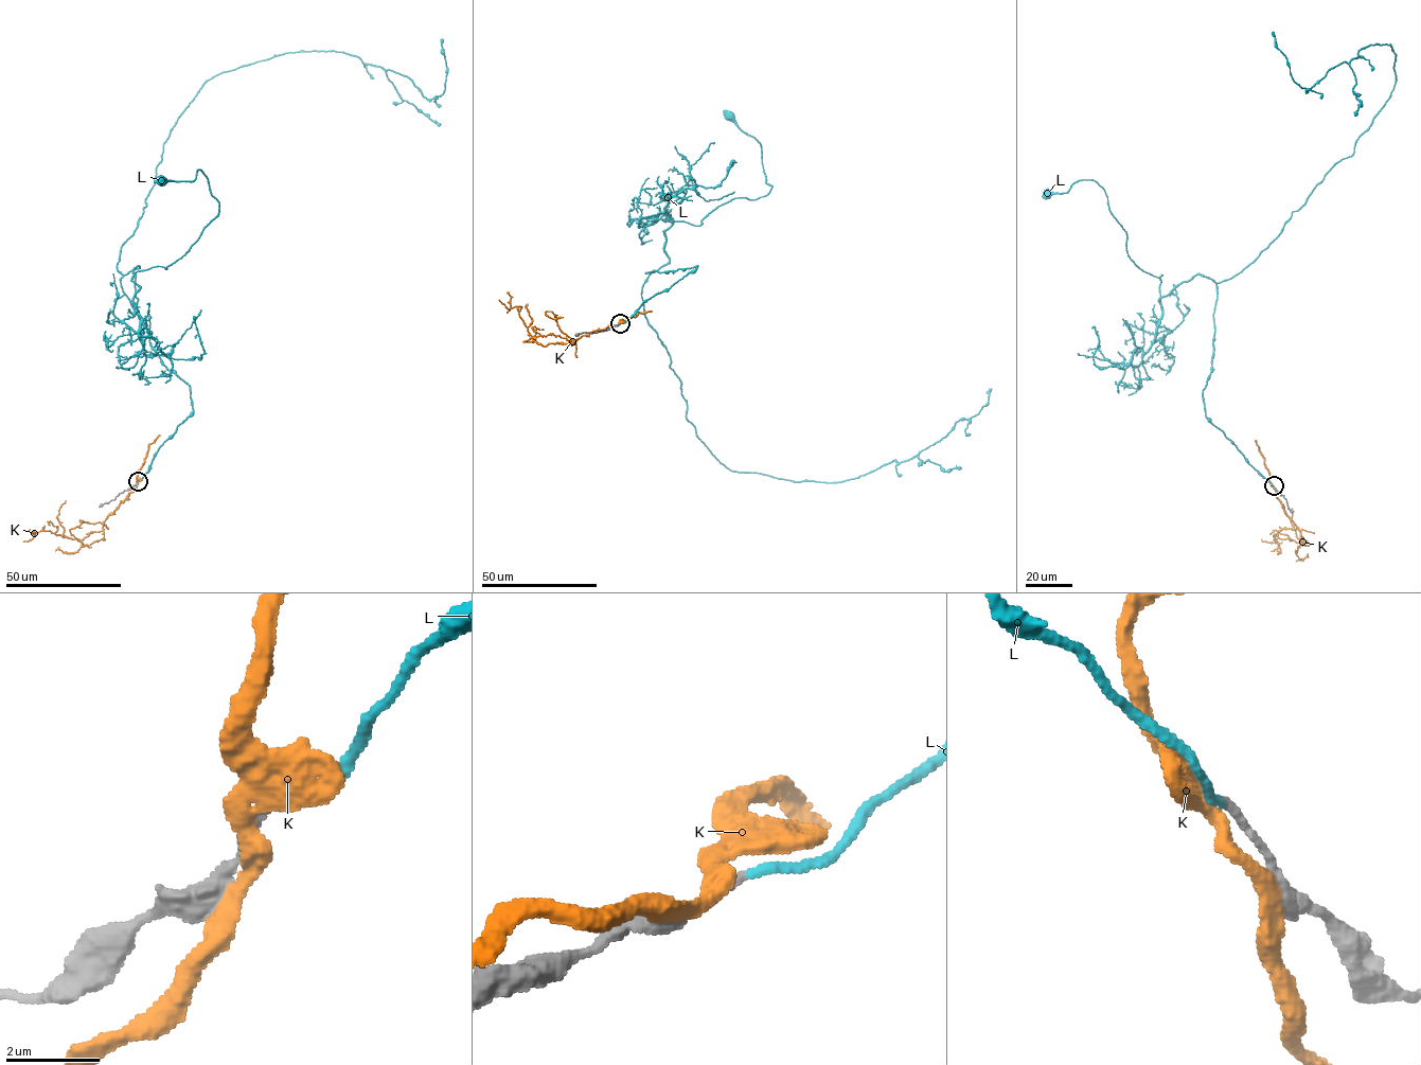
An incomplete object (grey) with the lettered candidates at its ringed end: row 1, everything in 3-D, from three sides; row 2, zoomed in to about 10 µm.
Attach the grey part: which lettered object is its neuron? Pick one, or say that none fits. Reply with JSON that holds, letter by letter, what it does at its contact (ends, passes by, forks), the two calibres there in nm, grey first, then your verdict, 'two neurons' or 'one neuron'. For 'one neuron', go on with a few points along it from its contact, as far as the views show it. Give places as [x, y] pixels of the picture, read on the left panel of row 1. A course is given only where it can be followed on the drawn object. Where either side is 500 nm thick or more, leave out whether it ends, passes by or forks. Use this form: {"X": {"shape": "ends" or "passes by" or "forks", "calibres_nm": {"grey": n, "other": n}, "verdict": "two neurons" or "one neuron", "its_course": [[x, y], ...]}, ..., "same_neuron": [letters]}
{"K": {"shape": "passes by", "calibres_nm": {"grey": 240, "other": 360}, "verdict": "two neurons"}, "L": {"shape": "ends", "calibres_nm": {"grey": 200, "other": 200}, "verdict": "one neuron", "its_course": [[138, 480], [193, 411], [120, 279], [138, 266], [136, 291], [218, 212], [201, 170], [161, 179]]}, "same_neuron": ["L"]}

